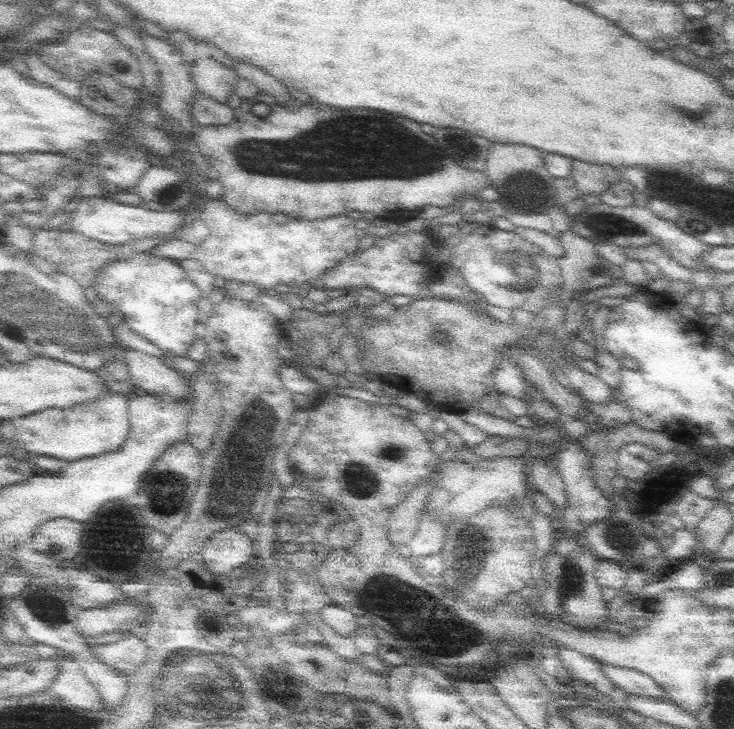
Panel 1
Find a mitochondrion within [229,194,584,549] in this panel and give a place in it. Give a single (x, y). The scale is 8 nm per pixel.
(360, 476)

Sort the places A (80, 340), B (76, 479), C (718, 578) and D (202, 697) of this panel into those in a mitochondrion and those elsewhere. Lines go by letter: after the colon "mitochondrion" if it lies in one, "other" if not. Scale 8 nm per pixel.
A: mitochondrion
B: other
C: mitochondrion
D: mitochondrion

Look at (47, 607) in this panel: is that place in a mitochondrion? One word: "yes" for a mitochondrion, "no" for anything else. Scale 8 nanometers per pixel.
yes

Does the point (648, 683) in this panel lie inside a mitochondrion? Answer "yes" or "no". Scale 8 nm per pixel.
no

